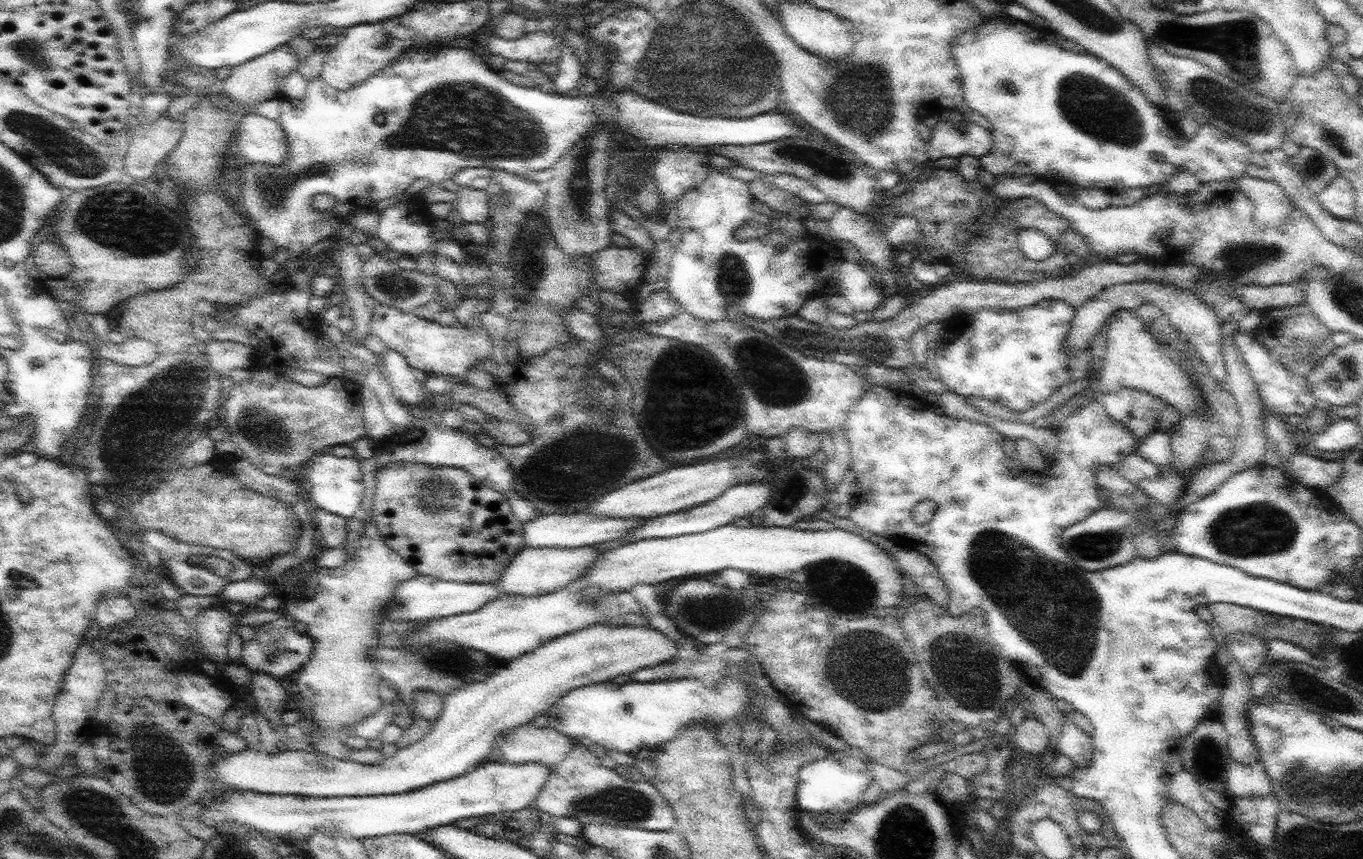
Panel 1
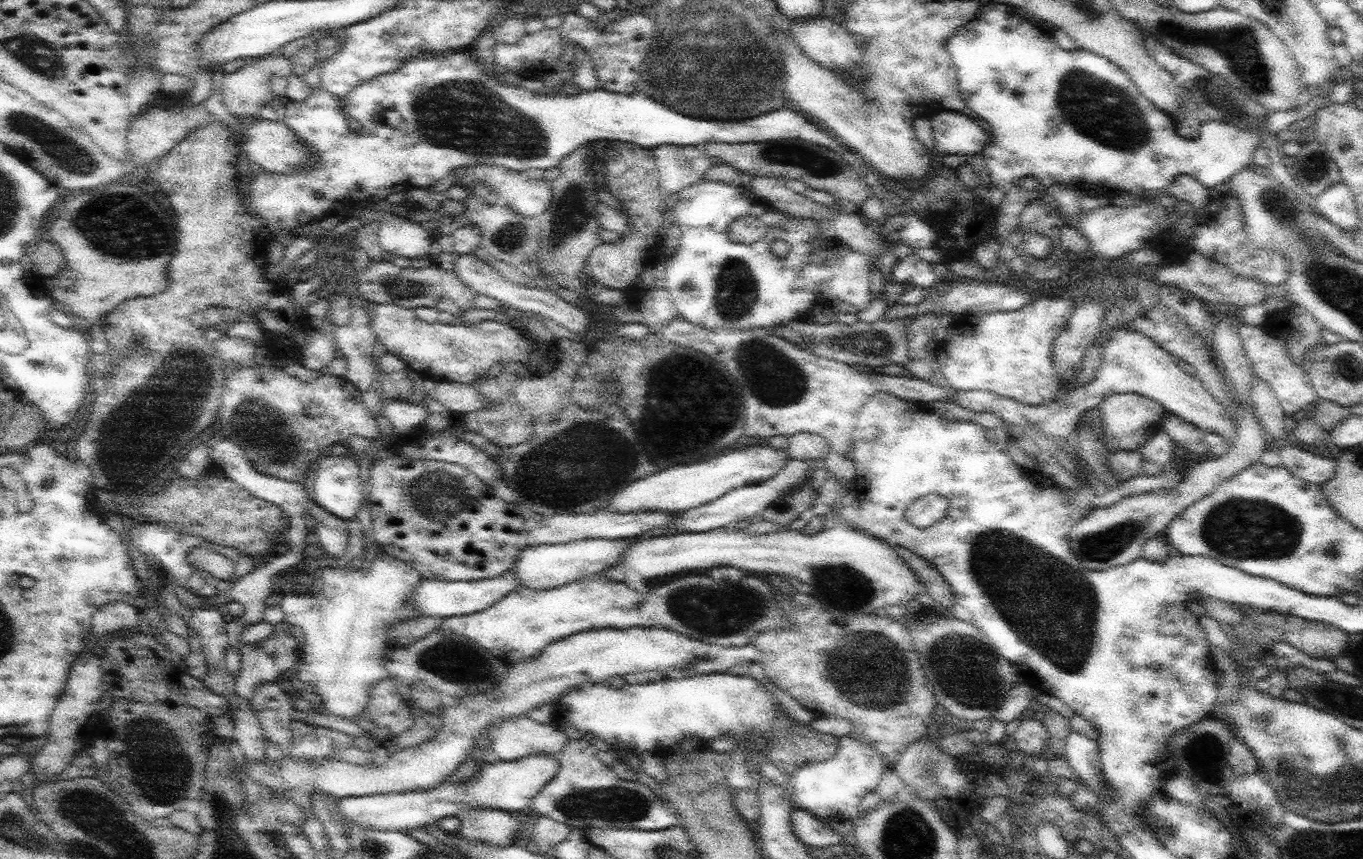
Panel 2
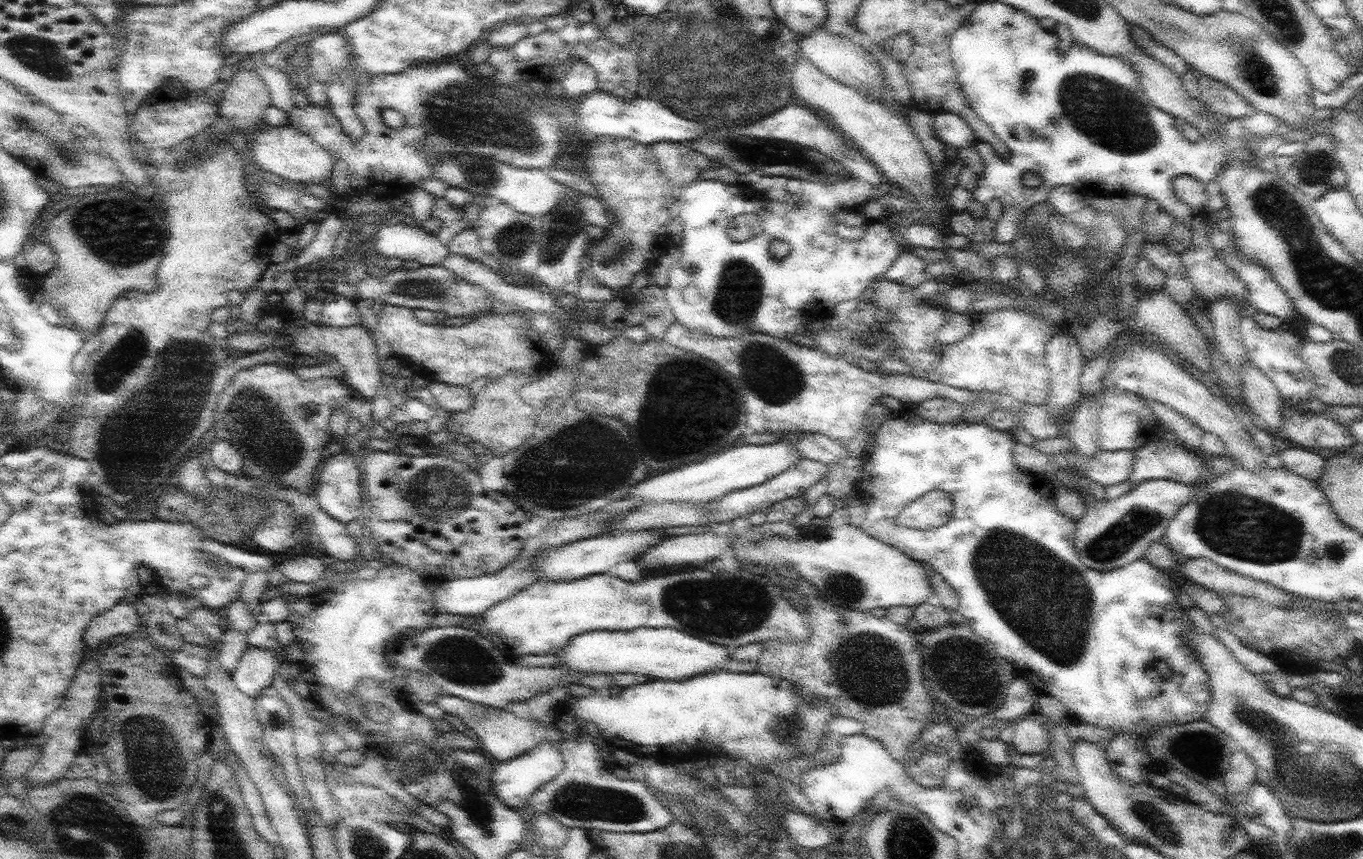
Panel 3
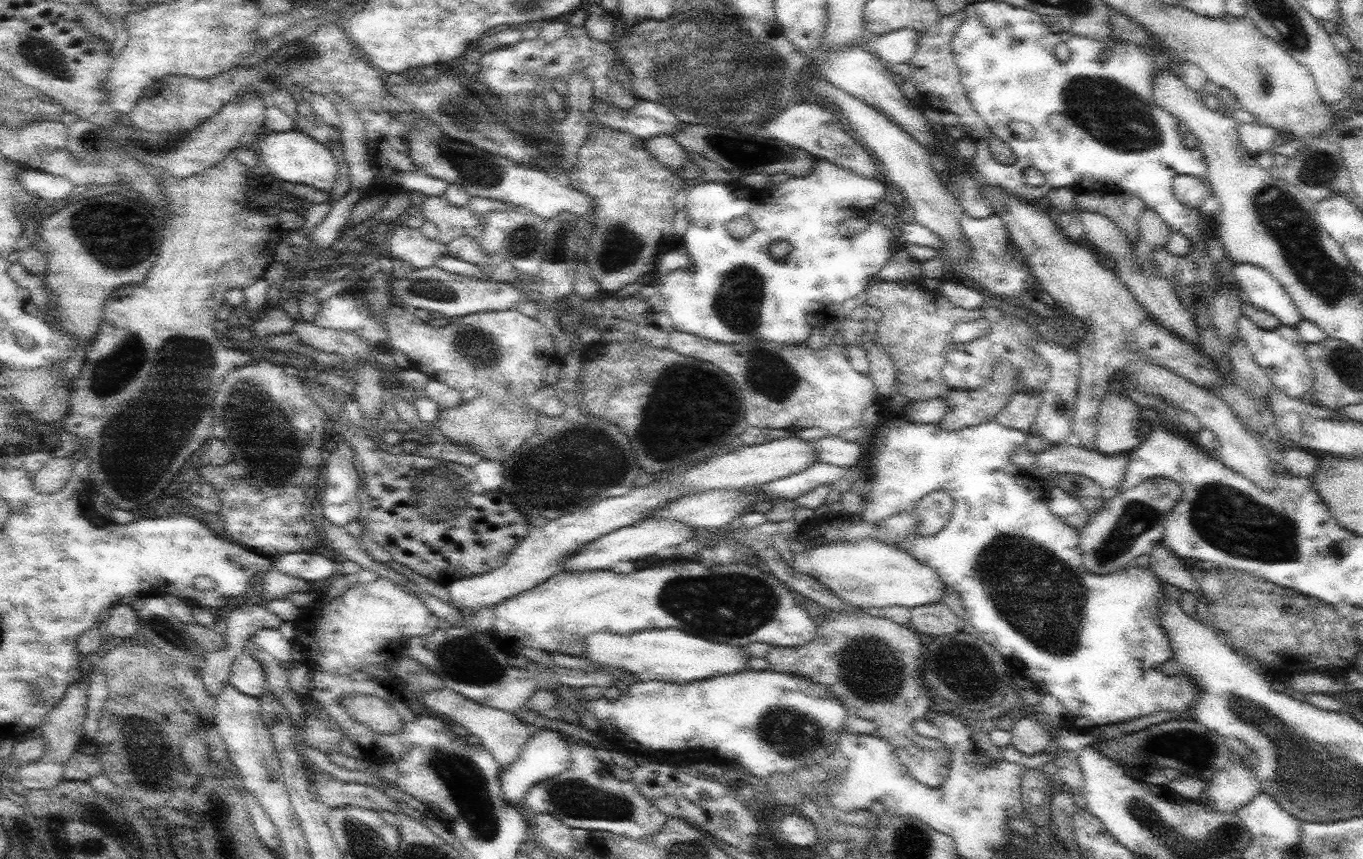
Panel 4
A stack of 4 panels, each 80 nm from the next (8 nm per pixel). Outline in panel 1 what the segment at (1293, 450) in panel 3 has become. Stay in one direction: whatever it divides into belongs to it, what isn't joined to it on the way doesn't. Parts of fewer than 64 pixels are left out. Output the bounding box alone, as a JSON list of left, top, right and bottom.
[1284,451,1343,492]

